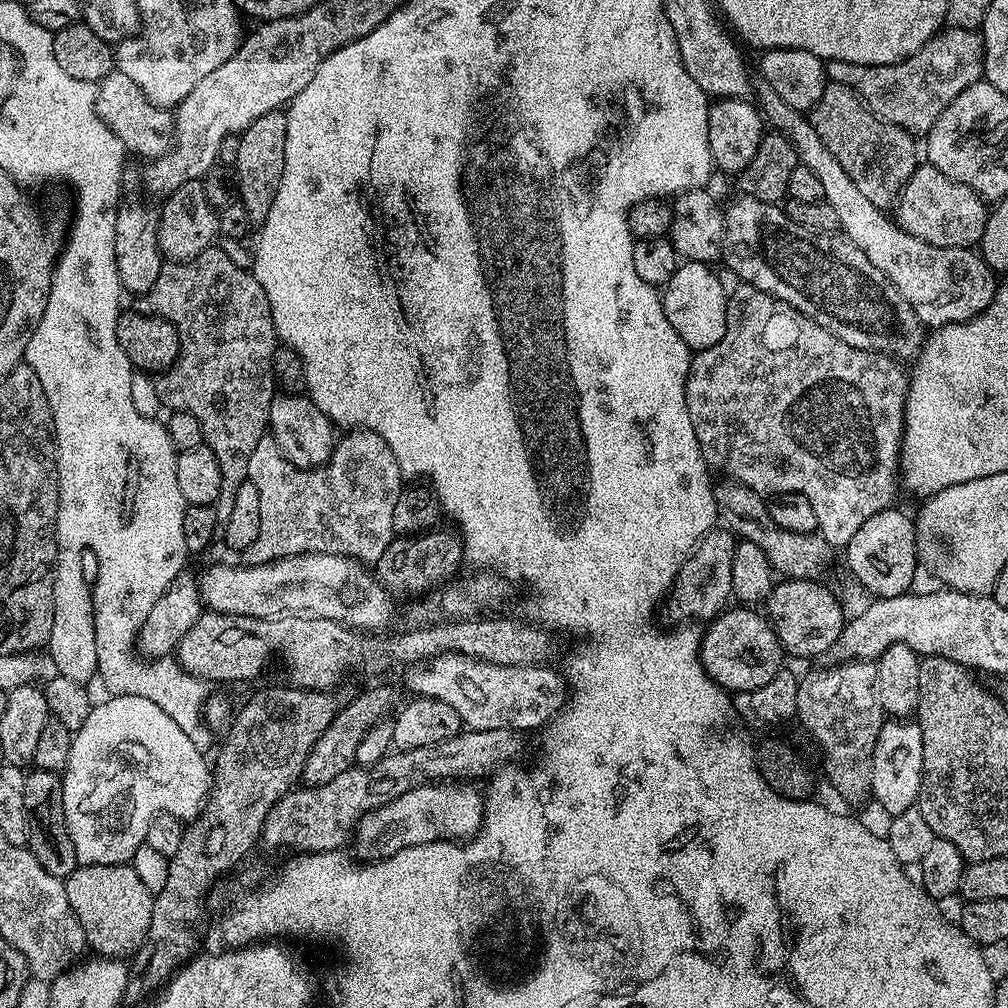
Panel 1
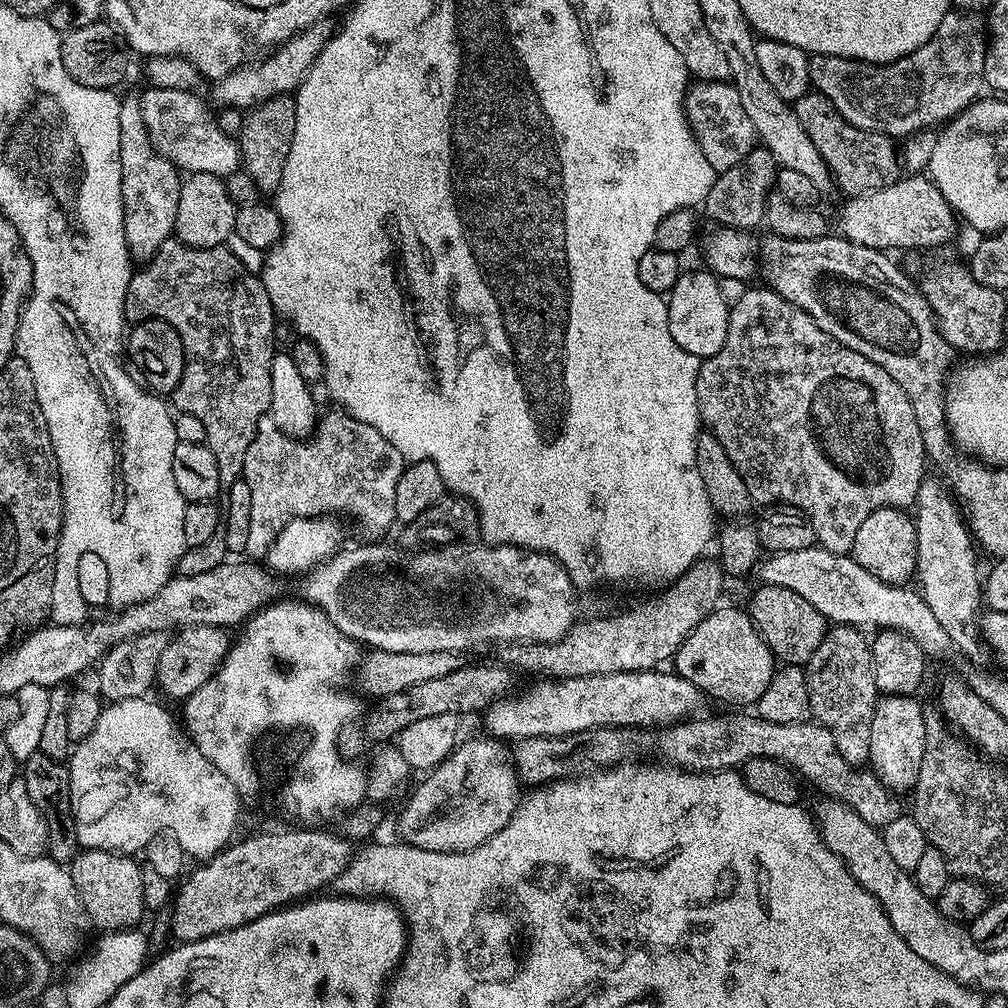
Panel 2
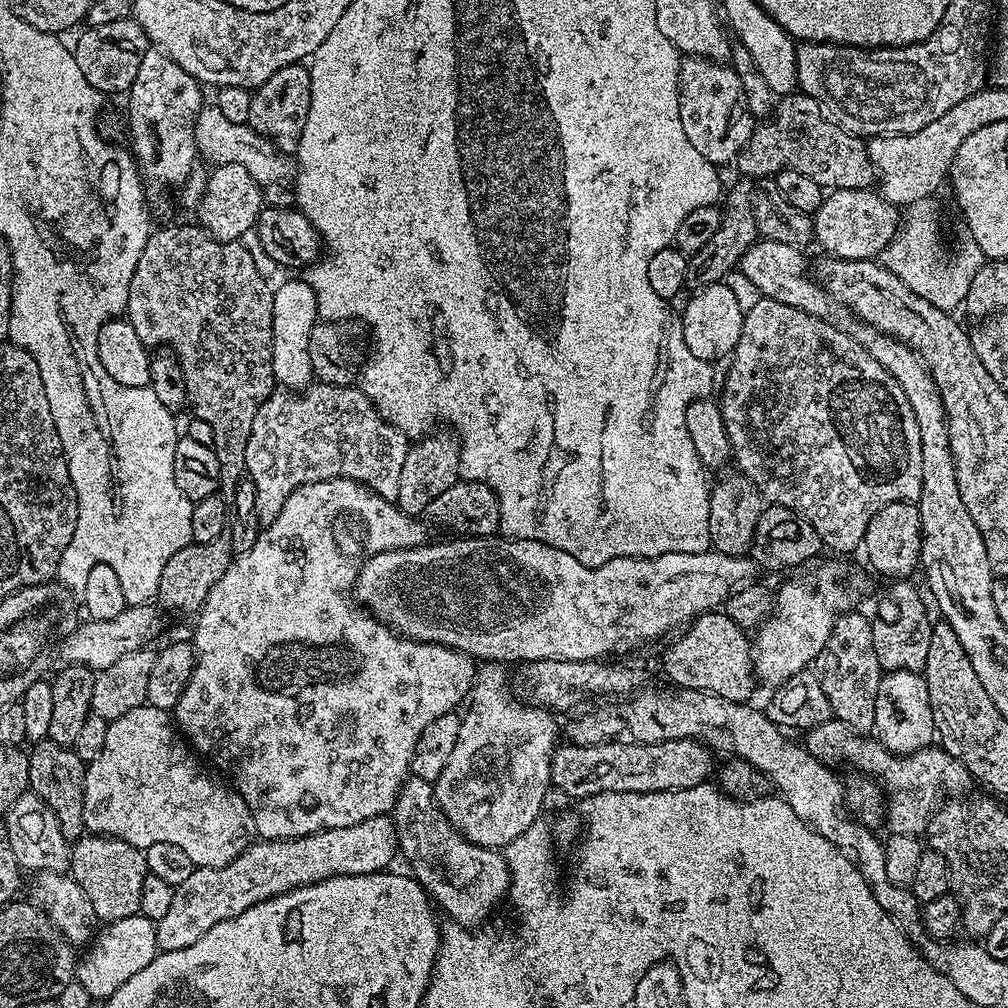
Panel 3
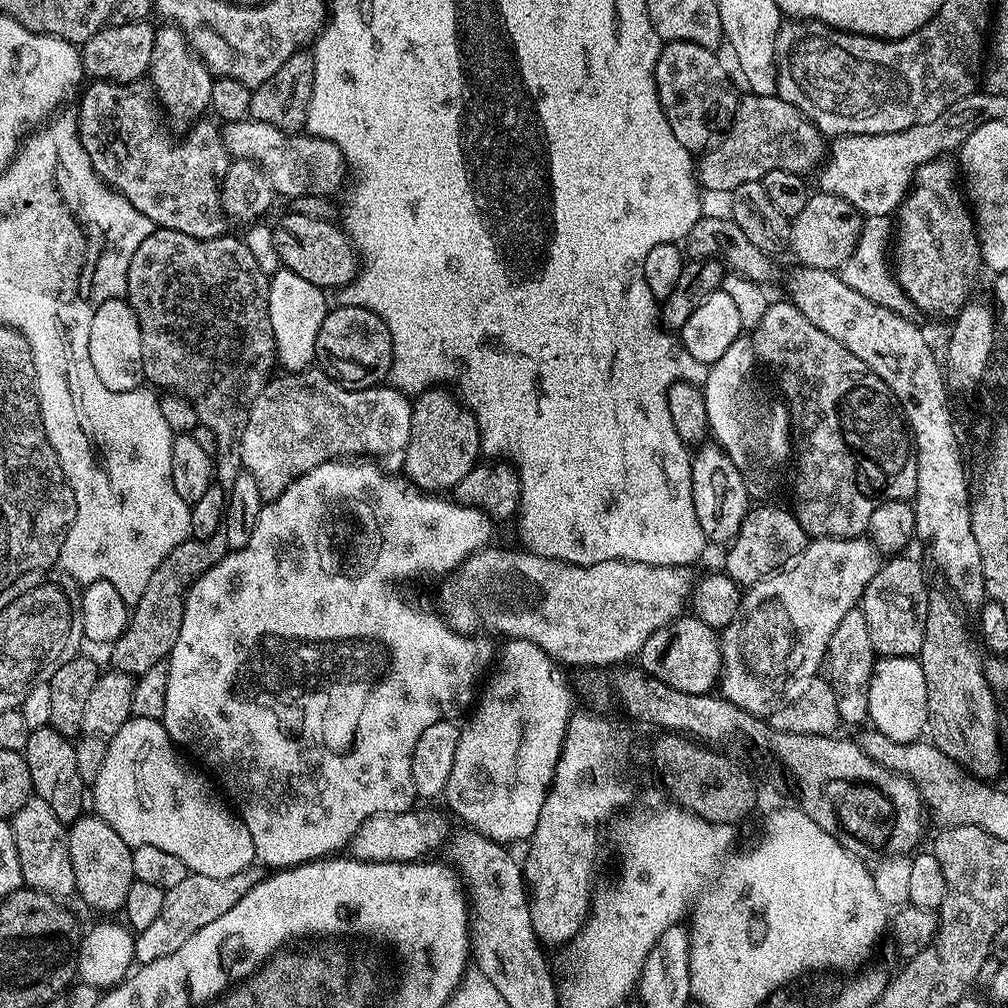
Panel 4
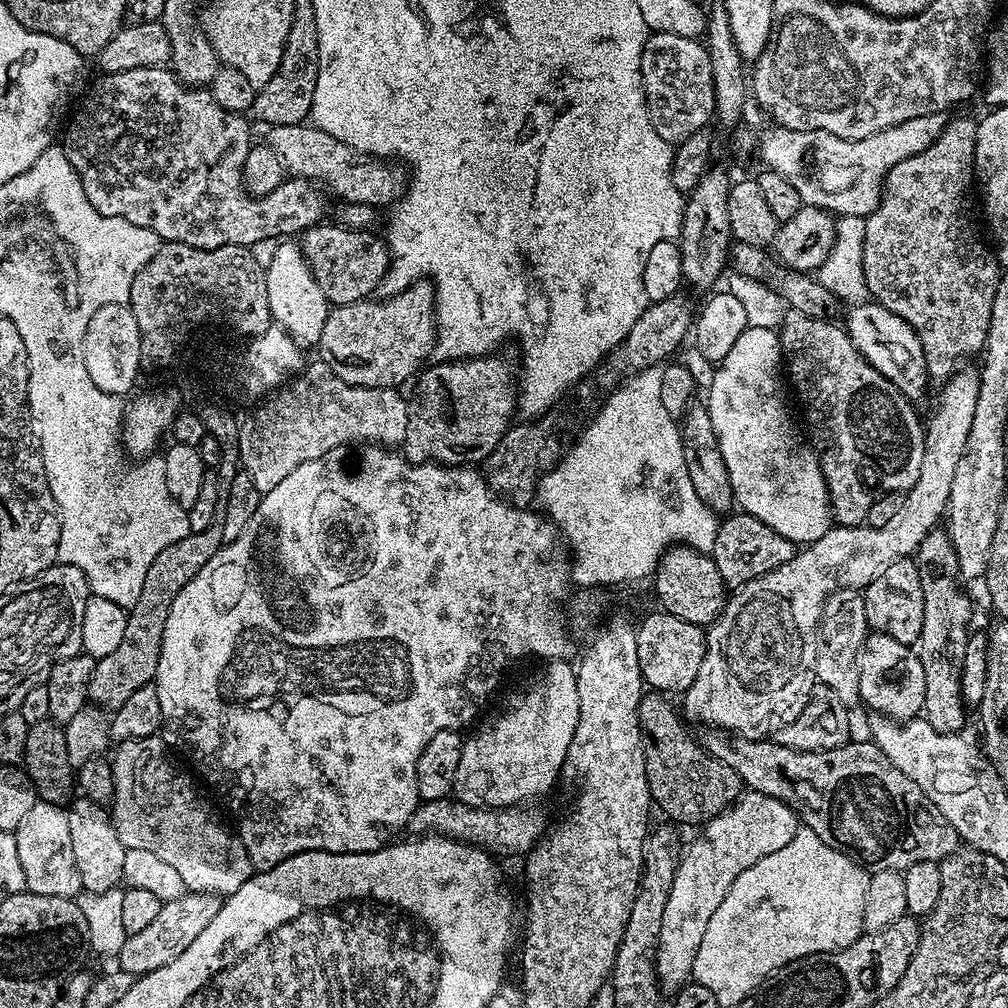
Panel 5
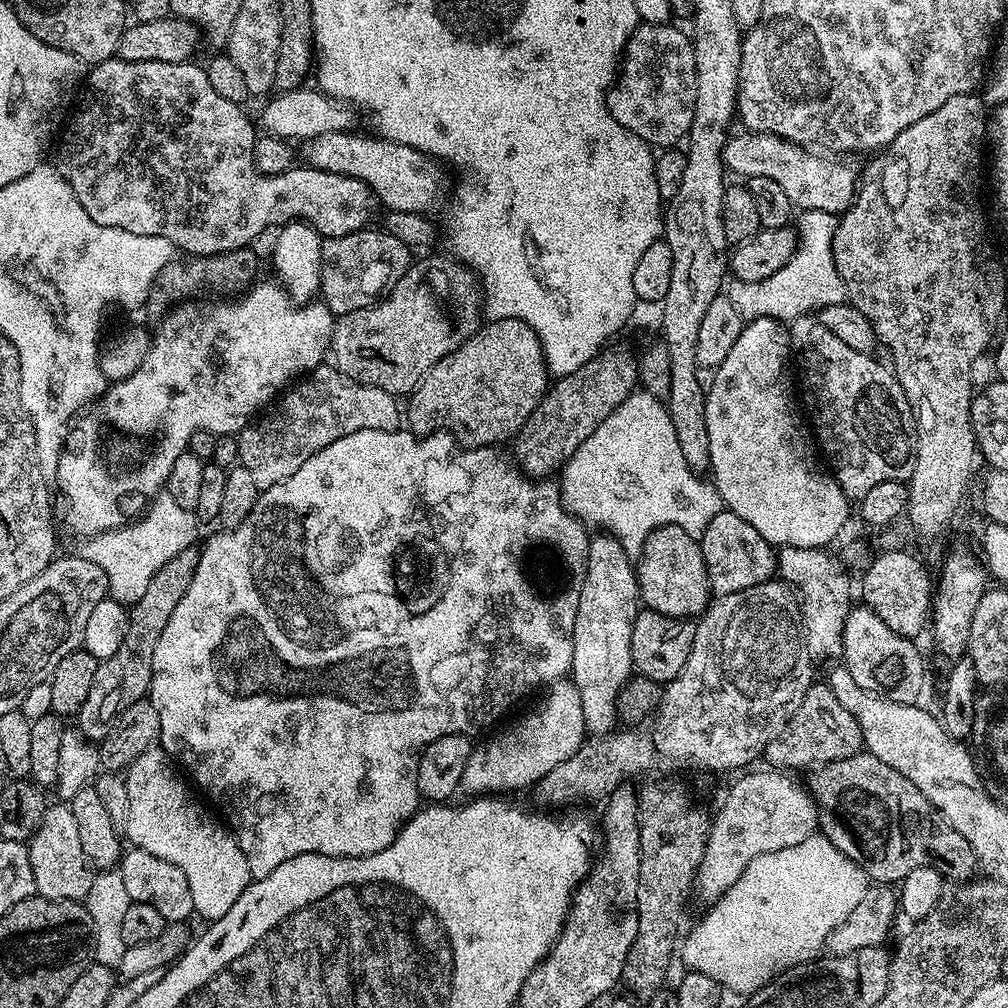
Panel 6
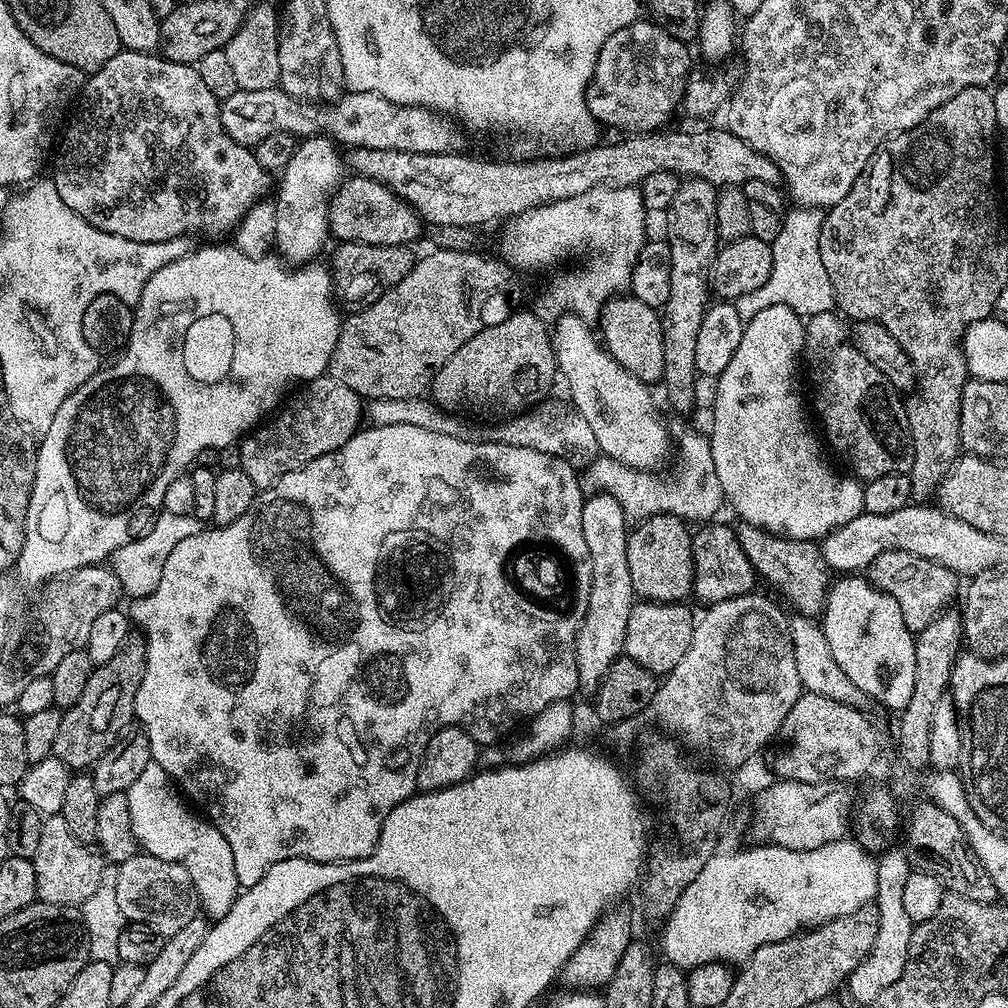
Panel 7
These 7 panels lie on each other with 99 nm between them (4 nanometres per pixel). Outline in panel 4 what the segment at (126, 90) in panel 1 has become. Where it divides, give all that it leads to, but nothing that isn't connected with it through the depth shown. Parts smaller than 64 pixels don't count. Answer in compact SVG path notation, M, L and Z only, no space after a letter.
M247 118L225 123L222 128L224 145L229 157L237 160L253 160L260 165L264 177L271 184L277 197L298 195L331 197L340 188L346 176L344 156L338 146L329 140L307 134L286 134L266 122Z

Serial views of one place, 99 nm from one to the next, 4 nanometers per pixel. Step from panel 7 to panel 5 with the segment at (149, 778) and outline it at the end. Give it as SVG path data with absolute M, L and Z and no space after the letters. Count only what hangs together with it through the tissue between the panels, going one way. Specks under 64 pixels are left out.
M163 735L125 740L117 748L120 749L117 750L116 756L111 757L114 794L110 801L110 815L124 847L151 850L153 854L158 854L158 858L170 862L170 866L174 866L174 870L182 874L185 889L211 892L221 898L227 898L237 892L254 875L248 851L244 849L239 835L231 827L228 829L212 813L211 806L200 797L200 792L192 785L191 778L176 769L175 762L168 757L170 748L165 744Z

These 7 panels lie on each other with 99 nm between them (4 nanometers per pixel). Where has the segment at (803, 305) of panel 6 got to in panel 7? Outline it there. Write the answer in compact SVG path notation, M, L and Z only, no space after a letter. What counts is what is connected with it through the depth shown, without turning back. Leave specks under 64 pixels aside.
M796 206L793 209L793 212L791 209L785 215L782 230L778 230L778 238L770 241L772 265L766 282L762 282L758 290L750 290L750 294L742 294L734 301L740 316L753 316L758 314L758 310L766 310L766 306L775 304L790 306L790 310L794 310L801 318L831 312L836 308L830 274L826 274L826 266L822 266L822 254L818 246L825 213L819 208Z

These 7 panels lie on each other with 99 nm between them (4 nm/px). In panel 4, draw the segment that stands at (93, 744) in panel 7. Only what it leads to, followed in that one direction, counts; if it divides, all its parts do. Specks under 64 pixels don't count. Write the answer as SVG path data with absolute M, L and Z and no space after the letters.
M222 526L210 539L184 540L158 564L142 592L142 598L133 605L127 630L119 636L109 651L111 667L115 671L138 678L152 666L161 664L167 659L178 640L178 631L181 630L184 598L188 588L197 577L220 562L229 550L226 530Z

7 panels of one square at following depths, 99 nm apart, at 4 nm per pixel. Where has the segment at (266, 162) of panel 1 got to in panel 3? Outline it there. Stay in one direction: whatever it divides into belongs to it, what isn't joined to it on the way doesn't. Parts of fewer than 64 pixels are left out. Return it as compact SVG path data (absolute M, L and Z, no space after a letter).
M303 63L287 64L282 66L282 70L270 74L270 78L255 88L249 98L248 127L285 154L295 153L296 145L302 138L306 114L310 110L311 77L311 71Z

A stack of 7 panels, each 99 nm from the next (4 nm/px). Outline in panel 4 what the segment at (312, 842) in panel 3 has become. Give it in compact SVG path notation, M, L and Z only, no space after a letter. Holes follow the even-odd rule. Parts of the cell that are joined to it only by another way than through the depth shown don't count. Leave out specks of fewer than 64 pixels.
M409 810L398 814L382 814L362 822L350 845L350 856L366 862L398 862L406 864L421 859L423 852L439 849L449 835L450 827L436 812ZM252 870L239 872L230 874L230 878L206 878L189 874L182 878L182 882L178 882L178 886L167 889L158 919L136 936L135 963L141 965L158 962L158 958L174 954L174 950L178 950L182 942L186 942L186 938L198 934L202 926L210 926L214 918L222 918L222 914L226 914L230 906L237 904L258 883L258 876L254 873Z

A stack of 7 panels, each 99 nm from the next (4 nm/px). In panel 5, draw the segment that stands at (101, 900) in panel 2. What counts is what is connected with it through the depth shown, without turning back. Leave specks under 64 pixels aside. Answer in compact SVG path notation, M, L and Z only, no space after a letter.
M76 798L71 801L67 813L70 818L70 842L74 846L74 862L82 878L83 891L105 892L117 887L124 879L122 862L126 862L128 849L118 838L109 809L103 803Z

